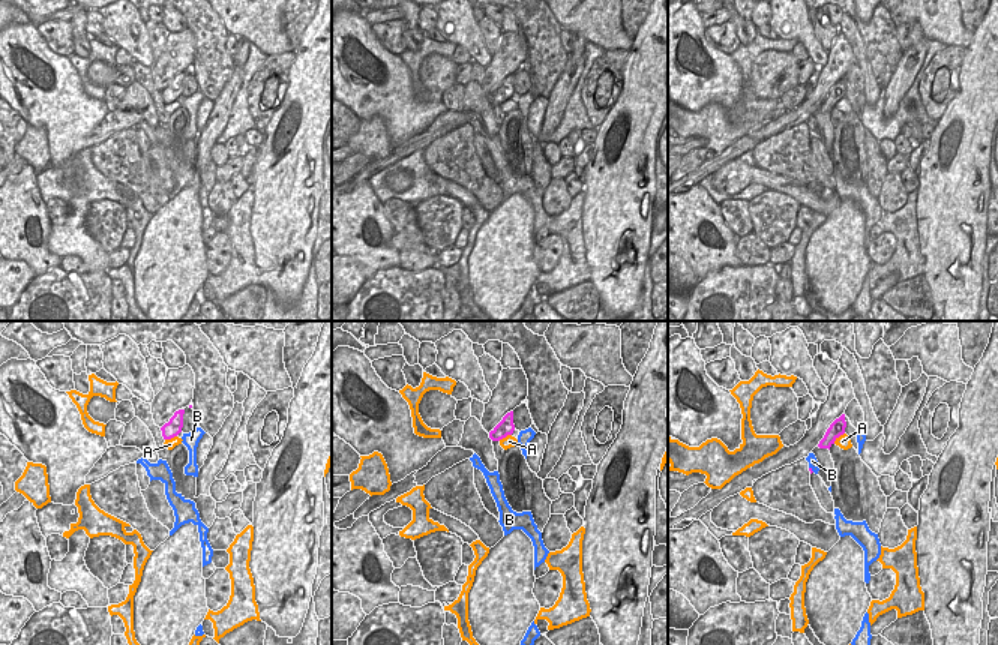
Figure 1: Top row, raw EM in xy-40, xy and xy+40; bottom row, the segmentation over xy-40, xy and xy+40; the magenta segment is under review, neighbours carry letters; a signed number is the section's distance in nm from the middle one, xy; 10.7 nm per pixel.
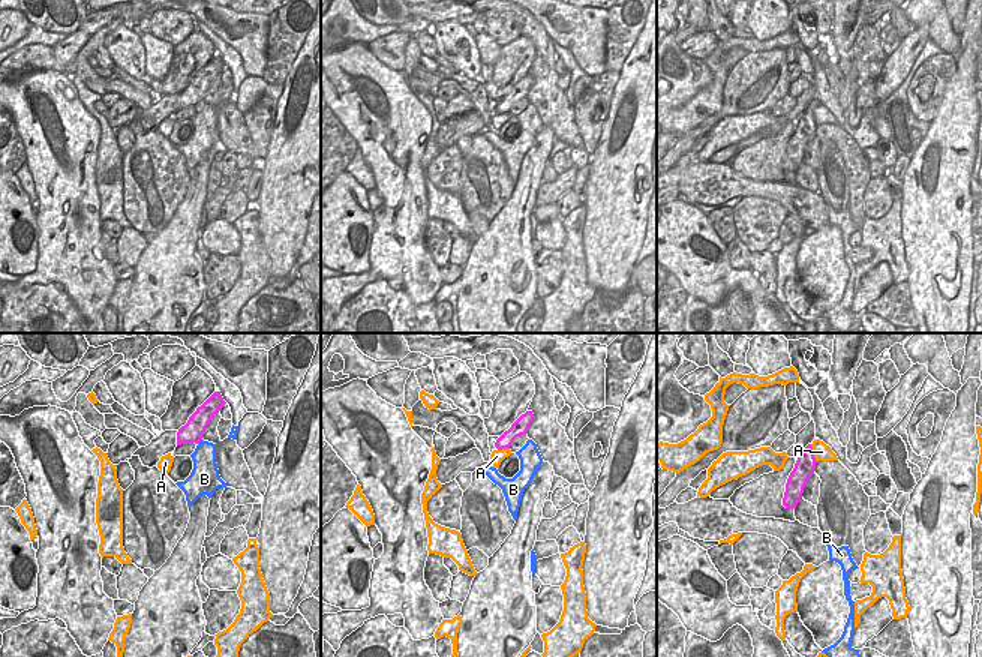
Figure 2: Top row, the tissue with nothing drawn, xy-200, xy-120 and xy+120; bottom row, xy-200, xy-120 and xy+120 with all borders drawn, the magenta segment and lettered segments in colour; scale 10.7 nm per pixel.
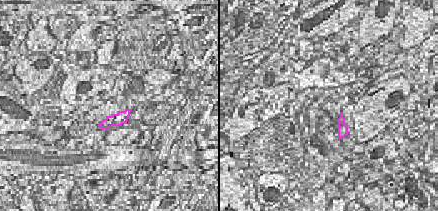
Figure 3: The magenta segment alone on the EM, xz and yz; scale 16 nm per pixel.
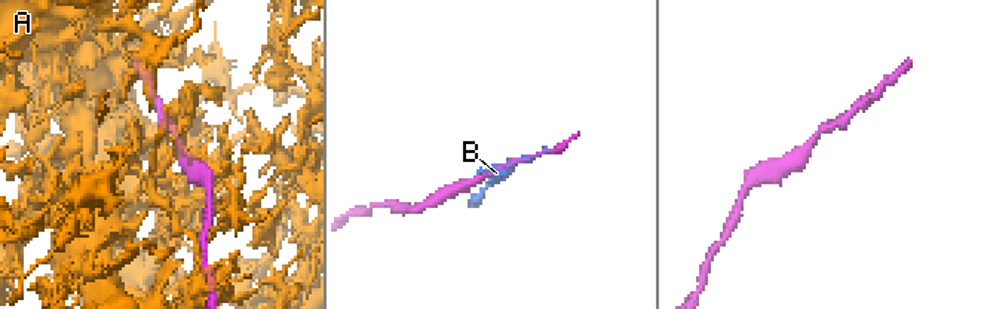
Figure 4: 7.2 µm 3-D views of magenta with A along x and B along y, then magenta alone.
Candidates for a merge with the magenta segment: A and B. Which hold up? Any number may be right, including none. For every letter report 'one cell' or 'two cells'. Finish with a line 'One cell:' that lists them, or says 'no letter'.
A: two cells
B: two cells
One cell: no letter

